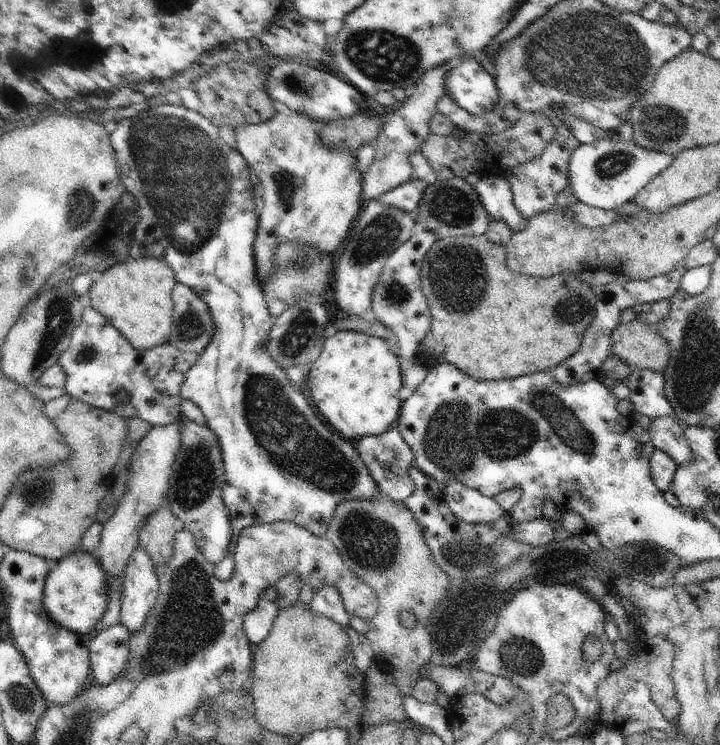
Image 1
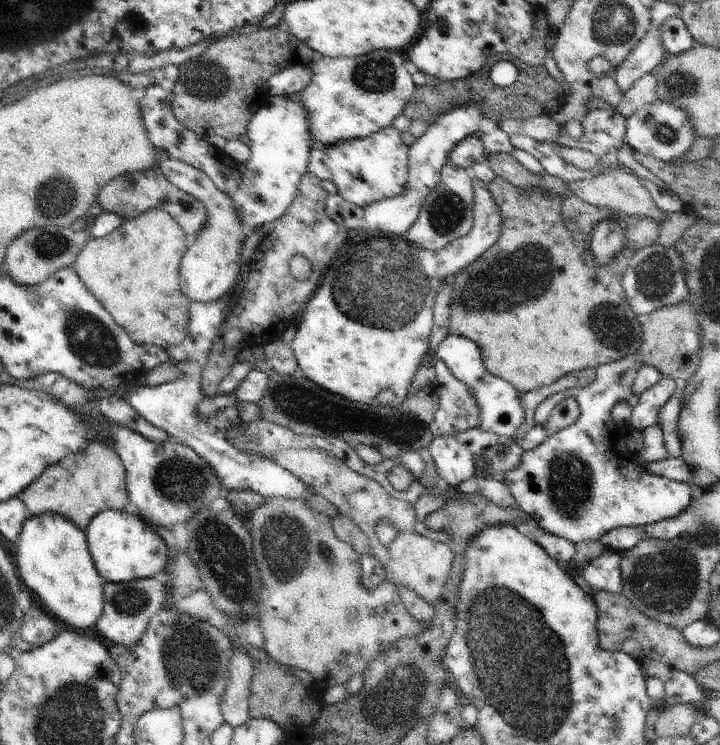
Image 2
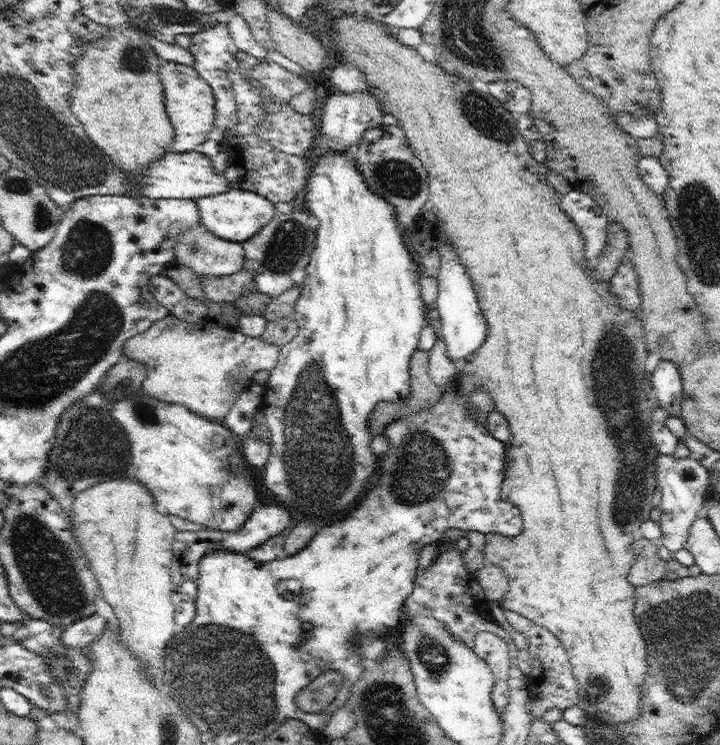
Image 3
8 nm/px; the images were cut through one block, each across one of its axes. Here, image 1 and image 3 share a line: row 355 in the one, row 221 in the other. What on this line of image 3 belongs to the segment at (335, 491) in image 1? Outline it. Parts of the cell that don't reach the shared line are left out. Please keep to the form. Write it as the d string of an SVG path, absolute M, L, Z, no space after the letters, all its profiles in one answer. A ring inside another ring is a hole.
M236 187L230 188L229 191L222 194L198 198L196 204L198 205L198 215L201 215L198 223L201 222L216 236L237 243L247 241L256 234L256 231L260 231L267 222L272 221L277 212L274 210L274 203L271 200Z

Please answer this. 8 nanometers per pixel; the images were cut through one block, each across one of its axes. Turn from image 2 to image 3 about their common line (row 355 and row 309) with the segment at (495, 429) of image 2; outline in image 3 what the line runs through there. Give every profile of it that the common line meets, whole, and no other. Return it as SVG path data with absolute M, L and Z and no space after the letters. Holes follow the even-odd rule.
M446 242L440 248L440 273L438 282L437 304L433 311L442 320L442 341L444 350L448 358L455 362L463 361L468 354L472 354L484 343L487 336L487 322L482 314L475 291L473 290L471 279L467 276L464 266L460 263L460 258L456 250Z

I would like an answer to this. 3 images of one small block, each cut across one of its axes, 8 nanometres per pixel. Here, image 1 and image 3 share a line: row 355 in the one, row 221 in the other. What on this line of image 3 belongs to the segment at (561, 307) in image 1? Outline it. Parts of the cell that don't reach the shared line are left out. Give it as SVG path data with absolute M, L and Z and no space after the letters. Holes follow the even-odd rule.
M342 13L336 19L334 35L328 48L340 63L356 66L367 78L370 94L374 94L386 114L392 114L398 120L398 125L404 131L406 140L412 148L416 158L420 159L428 174L430 196L421 211L421 218L415 226L406 232L404 242L410 253L420 267L421 277L439 278L440 248L450 242L456 250L460 263L464 266L467 276L471 279L477 302L487 322L487 336L480 349L468 354L459 365L456 382L463 396L468 398L476 392L486 392L493 403L495 412L506 418L512 439L506 442L506 464L504 465L504 481L500 494L503 499L512 502L521 510L523 529L520 534L506 538L514 544L488 544L488 560L504 569L508 577L509 587L500 601L501 607L518 612L536 624L548 629L562 645L570 657L572 673L576 677L578 687L577 706L586 711L590 719L600 724L628 723L640 717L640 687L648 677L647 642L643 630L635 620L635 586L628 580L630 567L636 562L634 542L640 528L640 523L650 518L652 510L652 493L656 487L656 462L659 450L650 437L651 403L646 394L646 362L648 350L645 346L644 327L642 319L638 319L632 310L619 306L617 298L611 292L611 282L597 278L595 269L587 266L584 257L584 237L576 229L576 223L564 210L554 195L555 190L546 177L549 169L544 162L534 160L528 150L528 144L520 134L517 127L516 115L511 113L499 100L490 93L482 93L472 89L468 80L437 62L426 62L416 51L402 41L396 39L388 25L372 19L372 16L362 17L360 22L355 15Z

